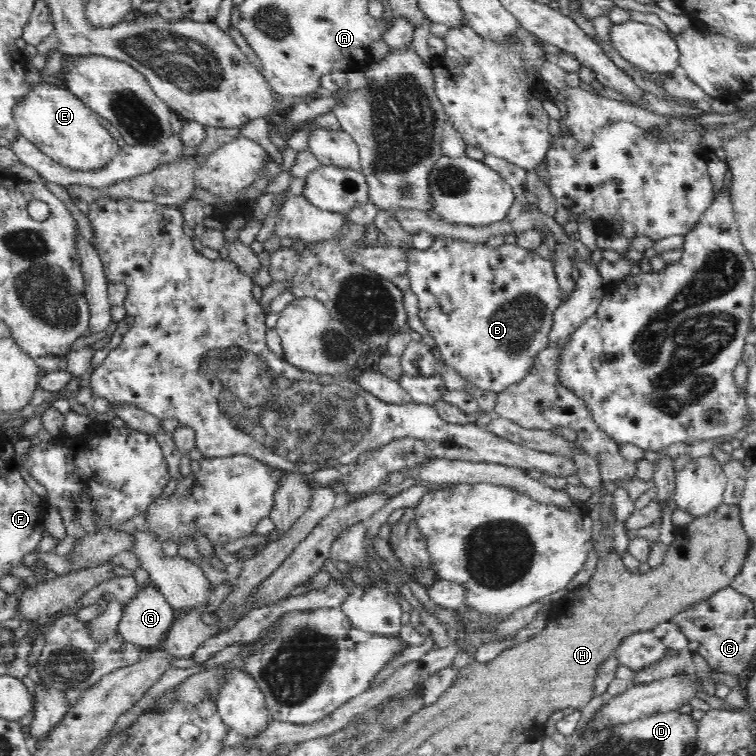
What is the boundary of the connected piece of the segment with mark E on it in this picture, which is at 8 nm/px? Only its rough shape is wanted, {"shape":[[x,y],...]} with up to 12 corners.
{"shape":[[51,81],[16,105],[21,134],[76,170],[119,151],[96,112]]}

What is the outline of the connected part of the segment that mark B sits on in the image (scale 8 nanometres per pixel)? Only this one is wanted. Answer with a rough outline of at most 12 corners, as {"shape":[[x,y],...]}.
{"shape":[[435,236],[408,252],[444,364],[497,394],[550,344],[555,264]]}

